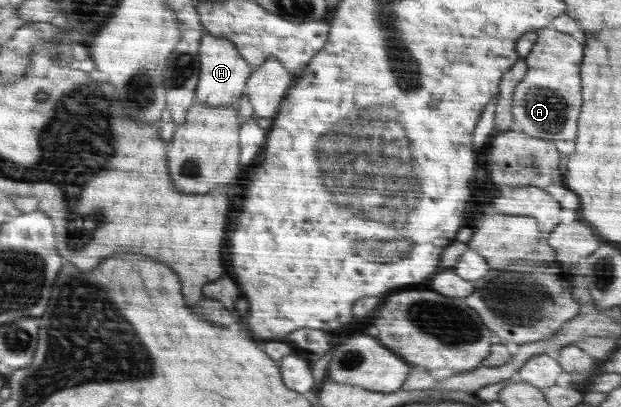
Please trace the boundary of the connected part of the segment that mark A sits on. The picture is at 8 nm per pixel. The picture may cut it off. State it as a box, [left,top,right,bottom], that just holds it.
[511,26,585,140]

